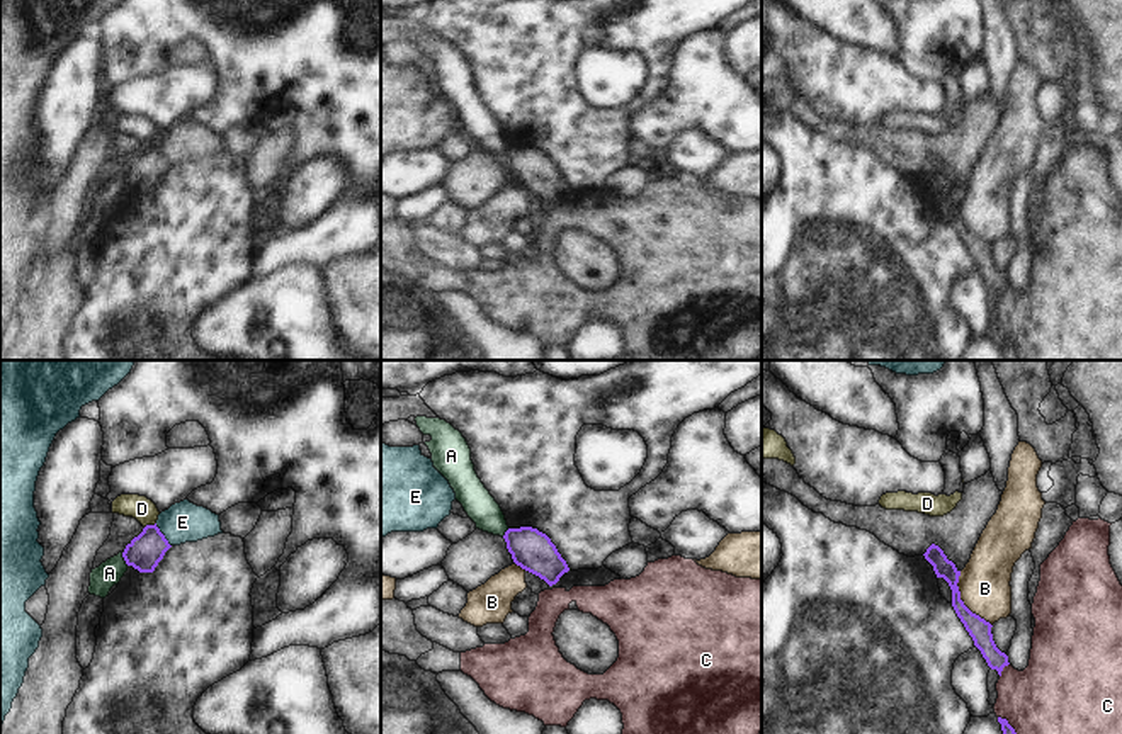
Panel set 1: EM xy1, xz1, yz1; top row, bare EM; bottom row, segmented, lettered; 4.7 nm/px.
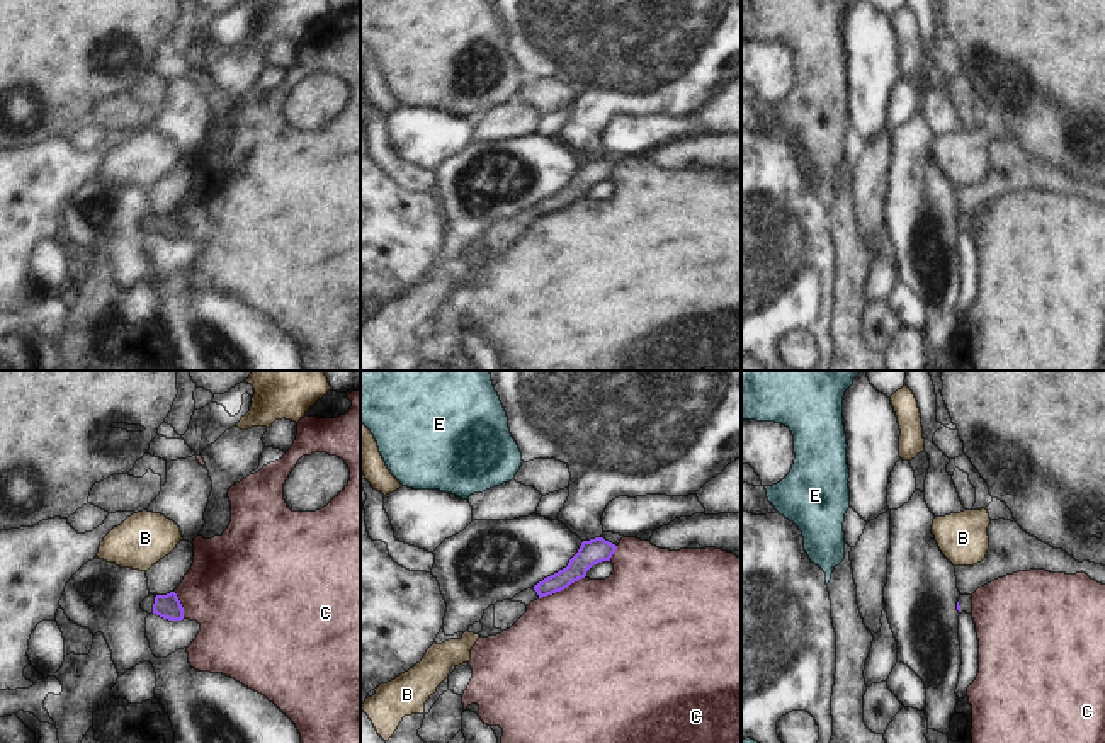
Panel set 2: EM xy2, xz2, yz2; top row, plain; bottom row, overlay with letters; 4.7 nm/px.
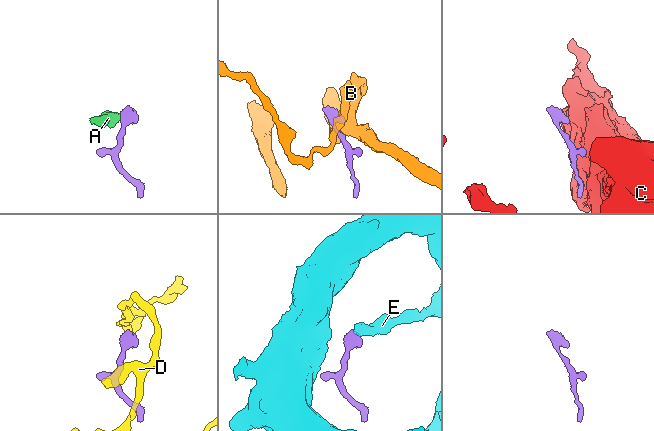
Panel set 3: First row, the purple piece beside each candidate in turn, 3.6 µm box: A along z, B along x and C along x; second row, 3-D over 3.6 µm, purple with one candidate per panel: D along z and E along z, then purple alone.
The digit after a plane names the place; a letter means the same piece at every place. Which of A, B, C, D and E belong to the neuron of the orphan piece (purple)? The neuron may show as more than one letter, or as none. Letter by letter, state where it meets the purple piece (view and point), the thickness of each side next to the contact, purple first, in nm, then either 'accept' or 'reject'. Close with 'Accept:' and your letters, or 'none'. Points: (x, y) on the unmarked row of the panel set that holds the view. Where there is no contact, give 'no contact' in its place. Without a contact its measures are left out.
A: xy1 (124, 179) | 160/120 nm | reject
B: yz1 (963, 221) | 100/240 nm | reject
C: xz2 (561, 208) | 120/480 nm | reject
D: xy1 (150, 145) | 160/120 nm | reject
E: xy1 (164, 155) | 160/190 nm | reject
Accept: none

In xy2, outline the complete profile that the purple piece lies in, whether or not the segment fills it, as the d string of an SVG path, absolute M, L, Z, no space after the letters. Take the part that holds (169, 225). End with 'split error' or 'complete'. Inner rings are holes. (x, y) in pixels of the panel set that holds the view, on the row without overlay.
M175 211L167 214L148 214L141 221L141 228L148 233L156 233L168 240L182 240L184 238L184 226Z; split error

